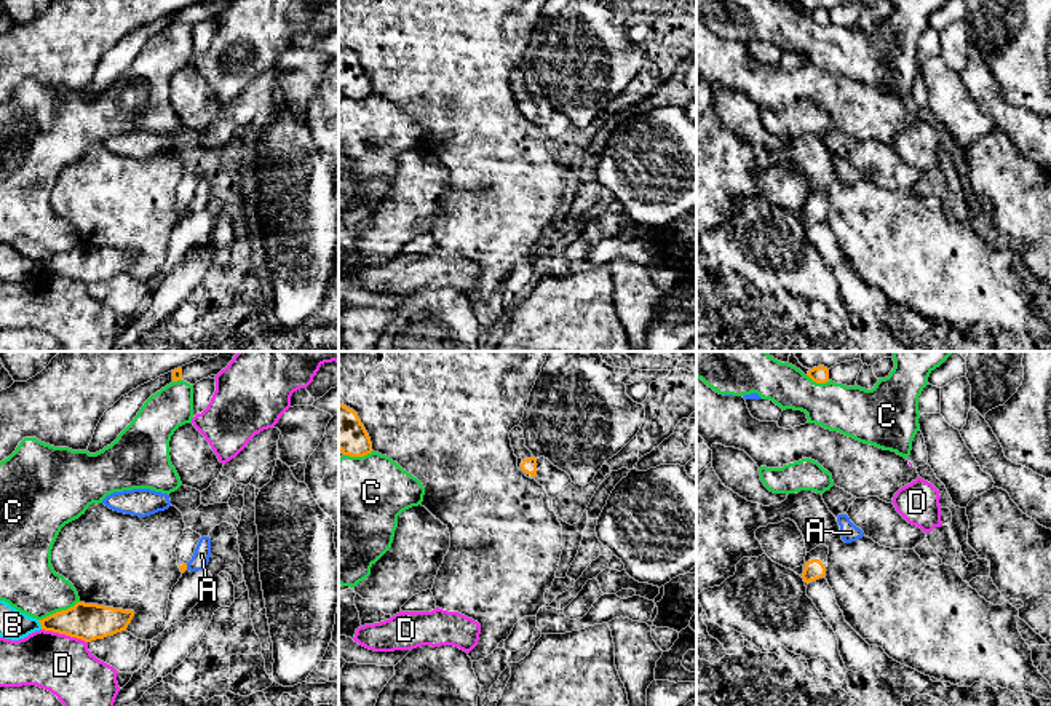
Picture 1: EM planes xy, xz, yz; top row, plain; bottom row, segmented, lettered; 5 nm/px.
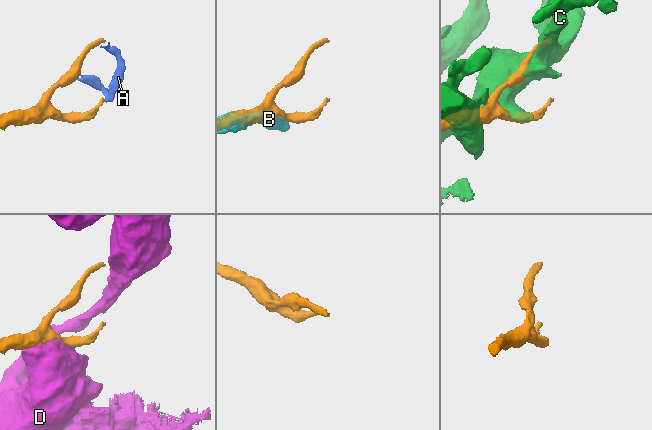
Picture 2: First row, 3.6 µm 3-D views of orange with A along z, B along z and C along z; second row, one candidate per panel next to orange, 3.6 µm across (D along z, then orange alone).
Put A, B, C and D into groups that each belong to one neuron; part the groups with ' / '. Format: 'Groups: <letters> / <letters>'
Groups: A C / B / D

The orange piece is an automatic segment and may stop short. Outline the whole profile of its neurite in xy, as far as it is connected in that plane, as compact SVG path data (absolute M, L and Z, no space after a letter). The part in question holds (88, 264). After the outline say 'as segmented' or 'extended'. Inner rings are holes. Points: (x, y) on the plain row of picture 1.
M77 244L73 249L56 254L38 264L45 273L91 284L126 273L133 259L133 252Z; as segmented

